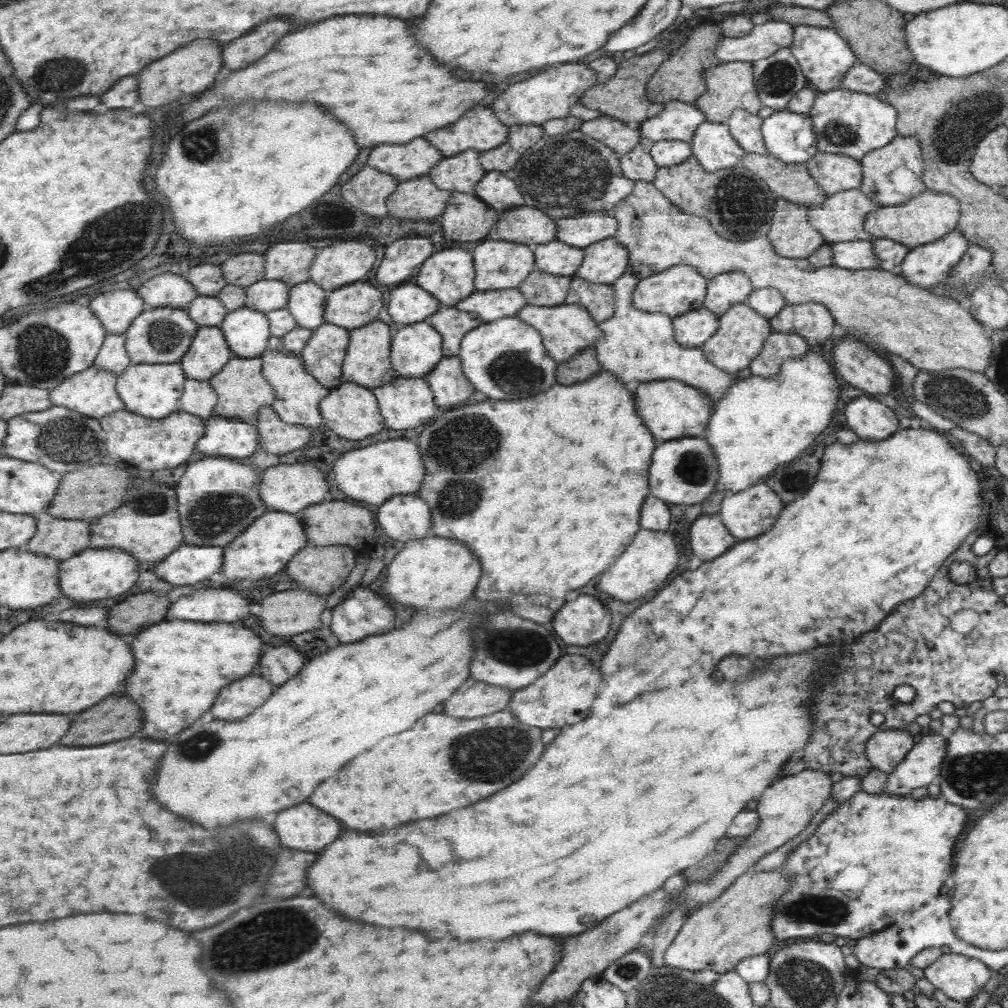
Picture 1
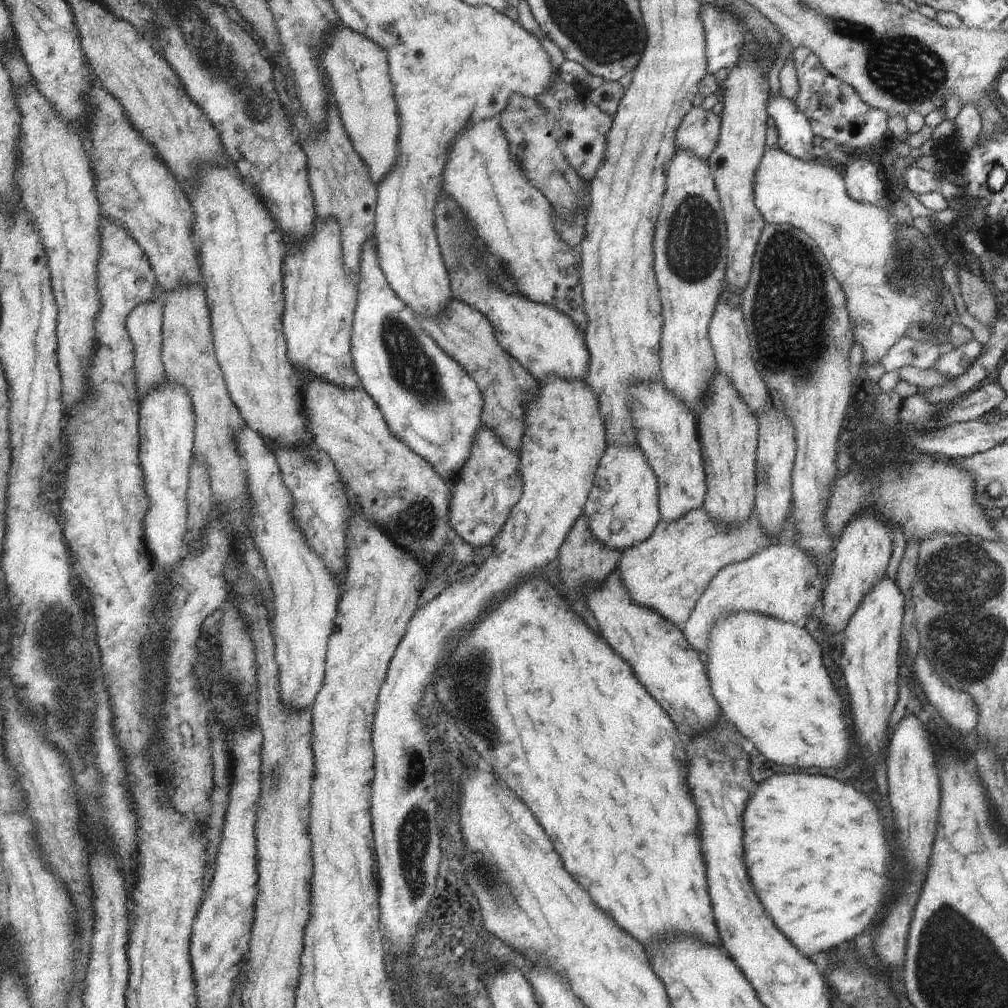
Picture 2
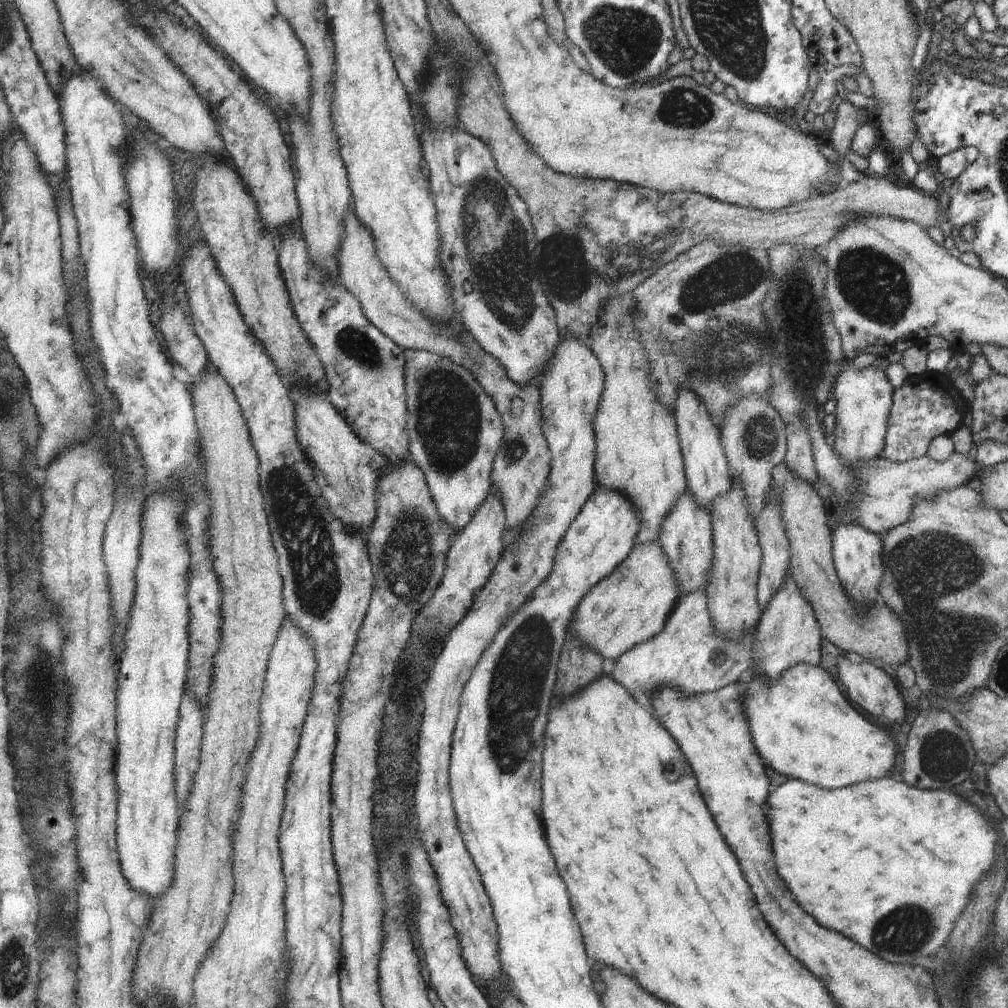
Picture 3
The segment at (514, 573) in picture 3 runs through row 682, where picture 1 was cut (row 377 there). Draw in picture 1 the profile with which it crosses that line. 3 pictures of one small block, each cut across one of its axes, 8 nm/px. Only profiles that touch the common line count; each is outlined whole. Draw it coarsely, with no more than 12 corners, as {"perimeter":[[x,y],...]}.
{"perimeter":[[461,356],[443,358],[425,380],[437,408],[477,394]]}

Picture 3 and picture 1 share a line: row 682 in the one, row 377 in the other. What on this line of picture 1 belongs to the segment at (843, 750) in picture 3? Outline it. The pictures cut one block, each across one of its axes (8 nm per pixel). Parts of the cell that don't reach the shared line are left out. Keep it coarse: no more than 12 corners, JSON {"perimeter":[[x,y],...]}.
{"perimeter":[[819,348],[733,382],[705,442],[723,492],[813,444],[837,382]]}

